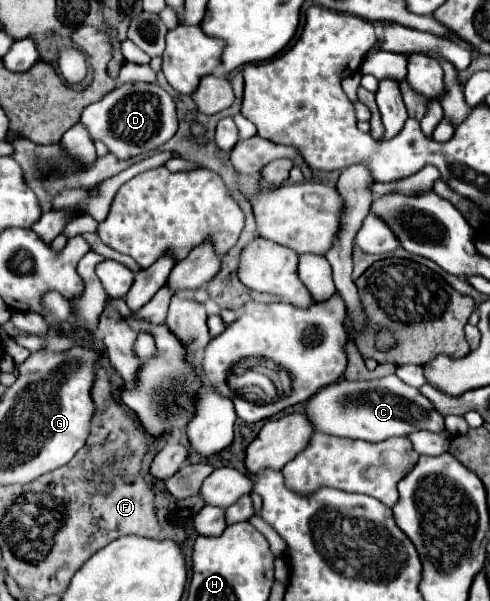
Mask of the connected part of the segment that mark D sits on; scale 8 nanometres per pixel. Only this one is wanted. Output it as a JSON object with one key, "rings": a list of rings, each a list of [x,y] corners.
{"rings":[[[149,82],[119,84],[115,90],[105,94],[99,102],[89,104],[83,110],[81,122],[87,126],[93,140],[105,142],[109,152],[113,152],[121,160],[155,150],[157,146],[165,144],[173,136],[173,130],[177,130],[175,102],[155,82],[153,84],[149,84]]]}

